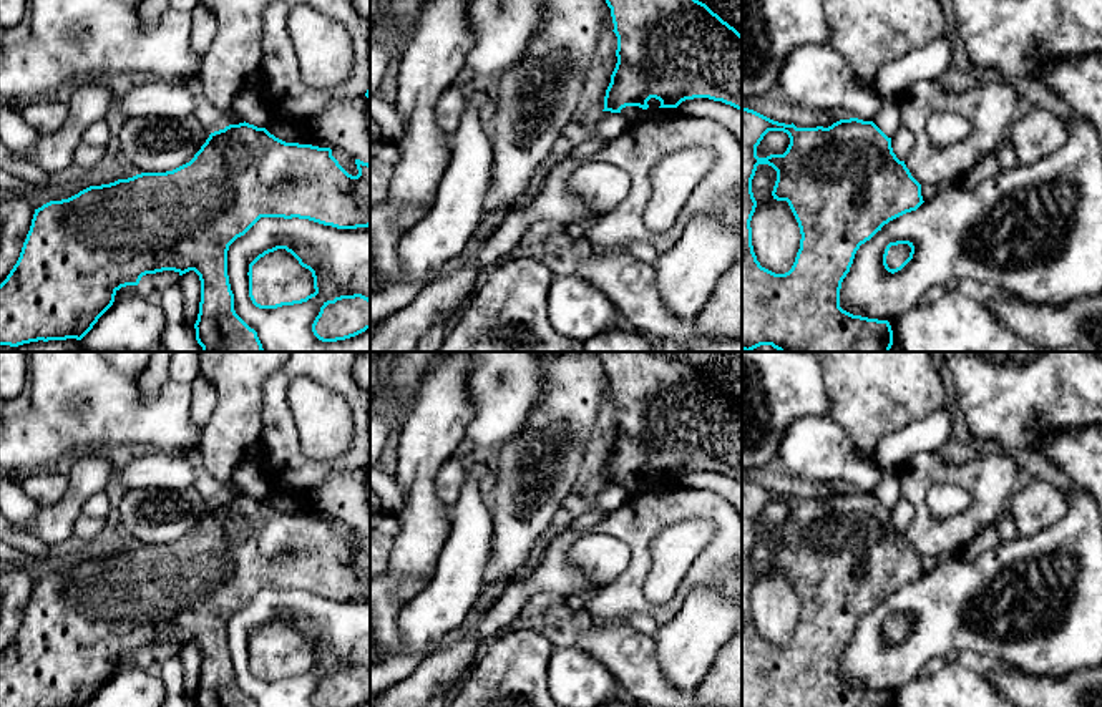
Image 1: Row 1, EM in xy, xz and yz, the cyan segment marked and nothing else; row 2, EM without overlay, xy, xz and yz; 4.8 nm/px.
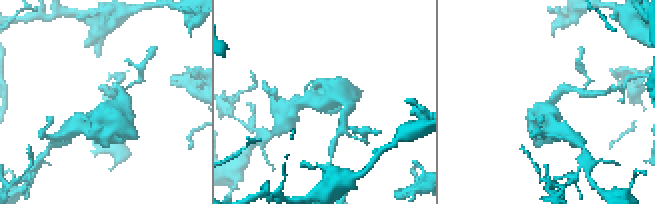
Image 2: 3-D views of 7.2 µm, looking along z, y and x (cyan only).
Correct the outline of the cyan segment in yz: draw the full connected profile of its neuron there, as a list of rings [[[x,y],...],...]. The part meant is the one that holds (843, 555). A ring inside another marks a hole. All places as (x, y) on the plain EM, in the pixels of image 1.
[[[742,480],[742,707],[893,707],[888,692],[853,687],[840,679],[841,654],[850,644],[855,626],[890,592],[916,583],[923,576],[921,556],[900,533],[888,510],[873,493],[840,491],[828,500],[797,500],[773,493],[753,481]],[[768,503],[783,503],[790,516],[783,526],[757,528],[757,518]],[[758,536],[777,543],[773,571],[787,573],[800,599],[800,621],[792,641],[775,646],[760,637],[752,617],[750,592],[757,579],[752,551]]]

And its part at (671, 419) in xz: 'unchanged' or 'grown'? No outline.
unchanged

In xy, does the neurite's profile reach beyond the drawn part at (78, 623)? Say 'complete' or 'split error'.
complete

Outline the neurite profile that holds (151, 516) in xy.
[[[196,488],[126,490],[119,503],[121,529],[141,544],[166,544],[189,534],[209,510]]]

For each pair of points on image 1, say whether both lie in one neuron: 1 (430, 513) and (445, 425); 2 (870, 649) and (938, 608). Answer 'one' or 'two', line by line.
1: one
2: one

